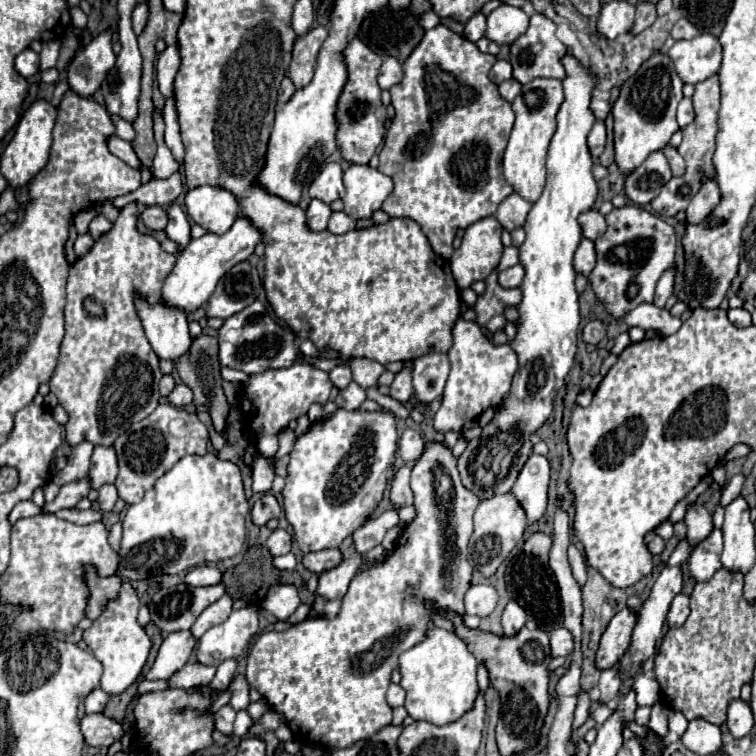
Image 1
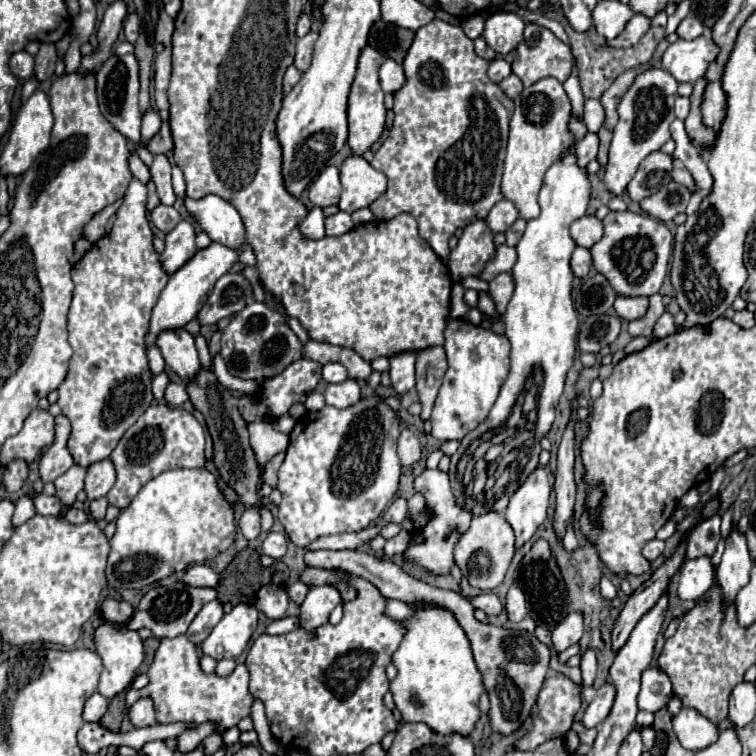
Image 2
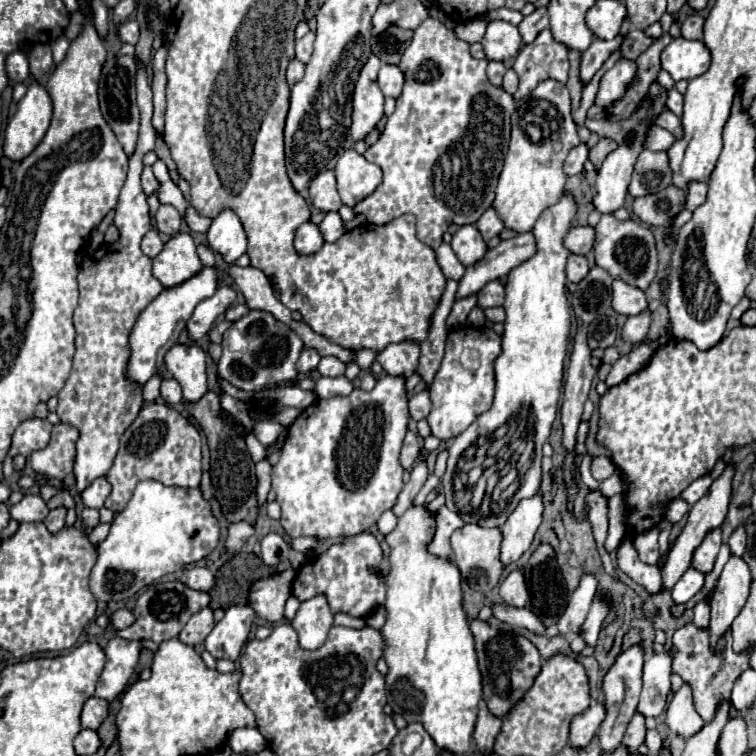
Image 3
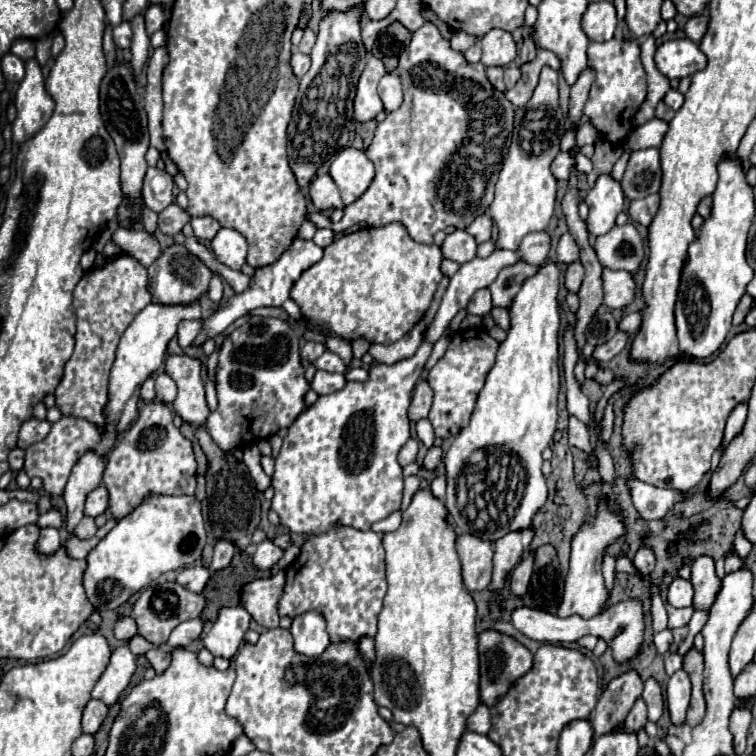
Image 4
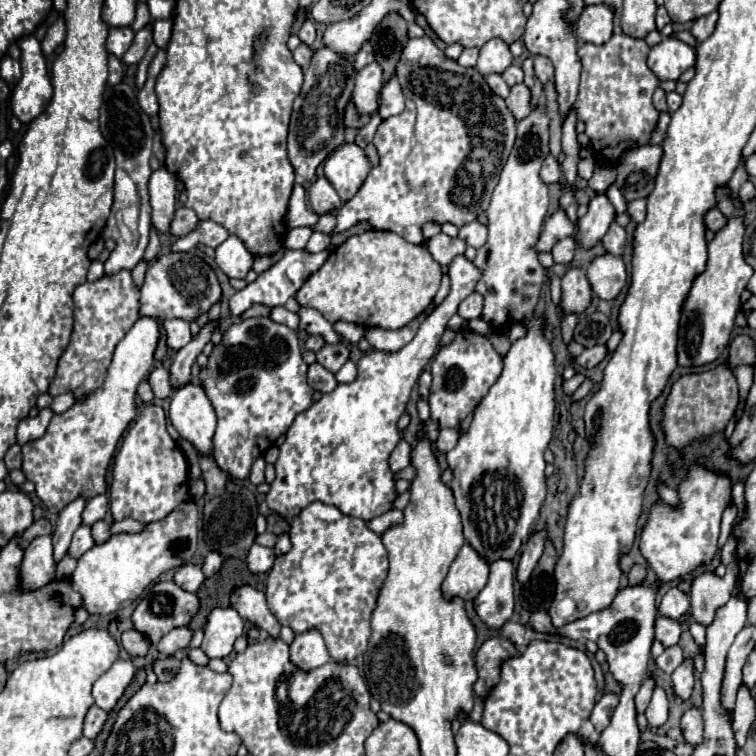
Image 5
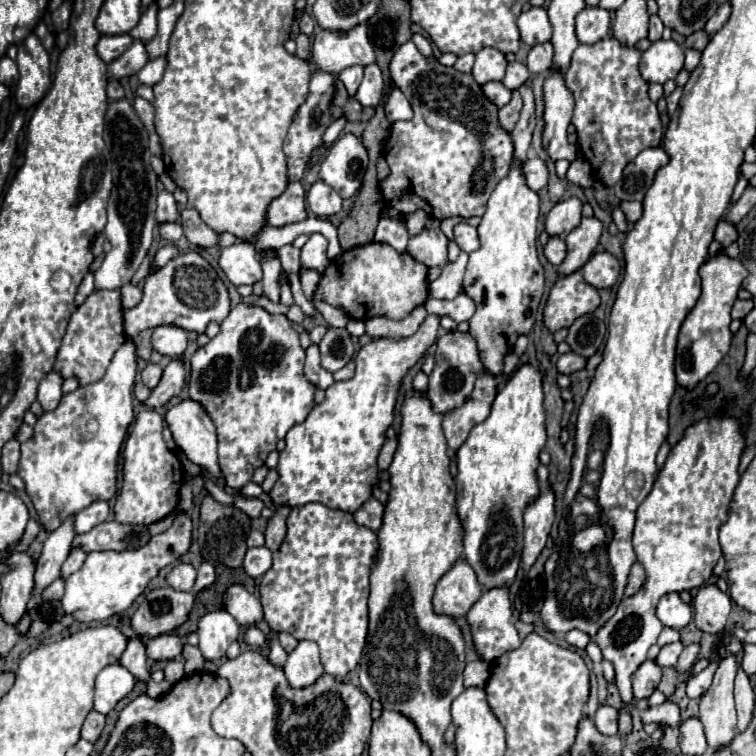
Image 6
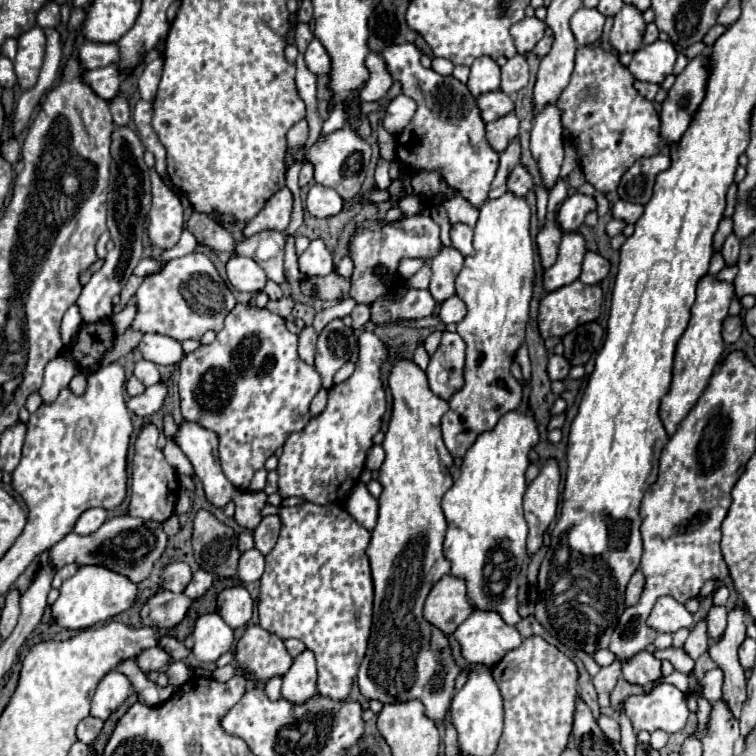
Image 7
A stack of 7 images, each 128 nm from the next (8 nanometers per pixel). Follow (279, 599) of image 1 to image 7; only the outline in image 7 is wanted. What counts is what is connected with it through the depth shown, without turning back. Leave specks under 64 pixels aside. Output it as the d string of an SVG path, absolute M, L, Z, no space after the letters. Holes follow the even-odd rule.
M242 586L226 588L218 594L218 614L230 628L244 626L252 618L254 600ZM280 676L272 678L272 680L264 686L266 696L268 696L270 700L280 700L280 698L282 698L282 696L280 696L280 686L282 686L282 678L280 678Z

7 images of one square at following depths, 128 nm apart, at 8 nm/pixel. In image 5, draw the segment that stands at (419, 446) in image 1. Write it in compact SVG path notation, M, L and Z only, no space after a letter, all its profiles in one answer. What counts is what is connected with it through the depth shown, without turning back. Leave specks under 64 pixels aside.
M400 440L396 444L396 448L392 450L392 456L388 458L388 464L390 464L392 472L398 472L398 470L402 470L402 468L406 468L410 464L410 450L412 450L410 444L404 442L404 440Z

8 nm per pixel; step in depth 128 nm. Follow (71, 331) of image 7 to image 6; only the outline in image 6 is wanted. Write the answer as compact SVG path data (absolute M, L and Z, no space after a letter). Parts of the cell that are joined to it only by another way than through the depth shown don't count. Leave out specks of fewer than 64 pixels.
M86 274L84 276L84 280L82 280L82 284L80 284L80 288L78 288L78 292L76 292L76 298L74 298L74 306L78 308L80 304L84 304L84 300L92 294L92 290L94 290L94 274Z

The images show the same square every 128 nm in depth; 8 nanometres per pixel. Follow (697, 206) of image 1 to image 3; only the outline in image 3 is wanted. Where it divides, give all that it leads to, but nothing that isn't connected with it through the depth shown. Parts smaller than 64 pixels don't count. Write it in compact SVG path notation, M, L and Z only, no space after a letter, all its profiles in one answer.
M670 110L660 112L660 120L656 120L656 124L658 124L658 126L662 126L662 128L666 128L666 130L670 130L670 132L672 132L676 138L680 138L680 136L682 136L680 118L678 118L676 114L672 114Z

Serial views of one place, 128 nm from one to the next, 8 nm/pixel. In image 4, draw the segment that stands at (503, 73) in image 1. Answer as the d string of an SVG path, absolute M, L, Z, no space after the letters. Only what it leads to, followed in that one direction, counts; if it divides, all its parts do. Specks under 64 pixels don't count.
M492 66L492 68L486 70L486 76L488 76L488 80L492 82L492 86L494 86L496 90L500 90L500 92L506 90L506 88L504 88L504 80L502 80L502 68Z

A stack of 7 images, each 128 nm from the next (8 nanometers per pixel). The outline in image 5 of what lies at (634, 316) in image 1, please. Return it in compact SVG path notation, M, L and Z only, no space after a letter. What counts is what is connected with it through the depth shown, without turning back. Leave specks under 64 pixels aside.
M612 254L594 258L588 266L588 280L596 296L600 296L602 300L614 300L626 284L626 268L622 258Z

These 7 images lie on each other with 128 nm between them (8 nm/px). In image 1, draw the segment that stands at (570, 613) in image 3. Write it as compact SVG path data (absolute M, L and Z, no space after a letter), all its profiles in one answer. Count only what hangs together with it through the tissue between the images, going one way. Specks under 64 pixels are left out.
M564 626L554 630L550 634L550 646L552 646L552 658L556 658L556 656L570 656L570 652L574 648L572 632L568 632Z

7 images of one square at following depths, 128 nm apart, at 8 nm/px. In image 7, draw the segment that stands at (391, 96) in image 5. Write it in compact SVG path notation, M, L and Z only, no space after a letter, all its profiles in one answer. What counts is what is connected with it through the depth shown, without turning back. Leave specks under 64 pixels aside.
M404 94L396 96L396 98L390 102L390 106L386 108L384 130L386 130L388 134L392 134L392 136L400 134L400 132L408 126L408 122L412 120L414 112L416 112L416 102L414 102L412 98L408 98L408 96L404 96Z

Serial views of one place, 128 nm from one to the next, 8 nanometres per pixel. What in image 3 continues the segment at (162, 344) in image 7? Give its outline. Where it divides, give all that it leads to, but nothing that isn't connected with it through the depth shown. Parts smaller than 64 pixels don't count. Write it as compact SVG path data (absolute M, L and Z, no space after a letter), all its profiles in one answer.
M222 286L216 290L216 294L204 302L200 302L192 314L192 318L186 324L188 336L192 340L200 340L206 336L214 324L214 320L224 314L224 310L236 302L236 290L234 286Z

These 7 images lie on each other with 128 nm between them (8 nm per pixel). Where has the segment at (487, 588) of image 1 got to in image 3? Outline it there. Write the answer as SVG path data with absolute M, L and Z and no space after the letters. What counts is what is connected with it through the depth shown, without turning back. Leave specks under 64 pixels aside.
M494 606L494 616L506 624L512 624L512 626L520 626L520 628L526 628L534 634L546 634L546 626L540 622L540 618L530 612L528 608L512 608L512 606Z

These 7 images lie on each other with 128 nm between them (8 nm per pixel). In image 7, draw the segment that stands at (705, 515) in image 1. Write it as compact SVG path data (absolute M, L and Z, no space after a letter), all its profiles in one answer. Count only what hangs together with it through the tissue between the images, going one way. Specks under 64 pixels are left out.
M712 606L712 610L708 612L708 636L718 640L722 634L724 634L724 628L726 628L726 616L728 616L728 610L724 606Z

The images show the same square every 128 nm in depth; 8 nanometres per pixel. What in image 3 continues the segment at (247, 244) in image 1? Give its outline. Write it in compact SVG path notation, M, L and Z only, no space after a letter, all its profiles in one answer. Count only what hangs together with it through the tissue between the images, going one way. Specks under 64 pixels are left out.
M202 268L194 278L186 280L184 284L162 290L138 316L136 324L130 332L130 358L128 358L128 380L136 384L146 384L148 378L152 378L158 368L164 364L164 354L176 344L180 332L184 330L186 322L190 320L194 308L210 298L216 292L216 268Z

